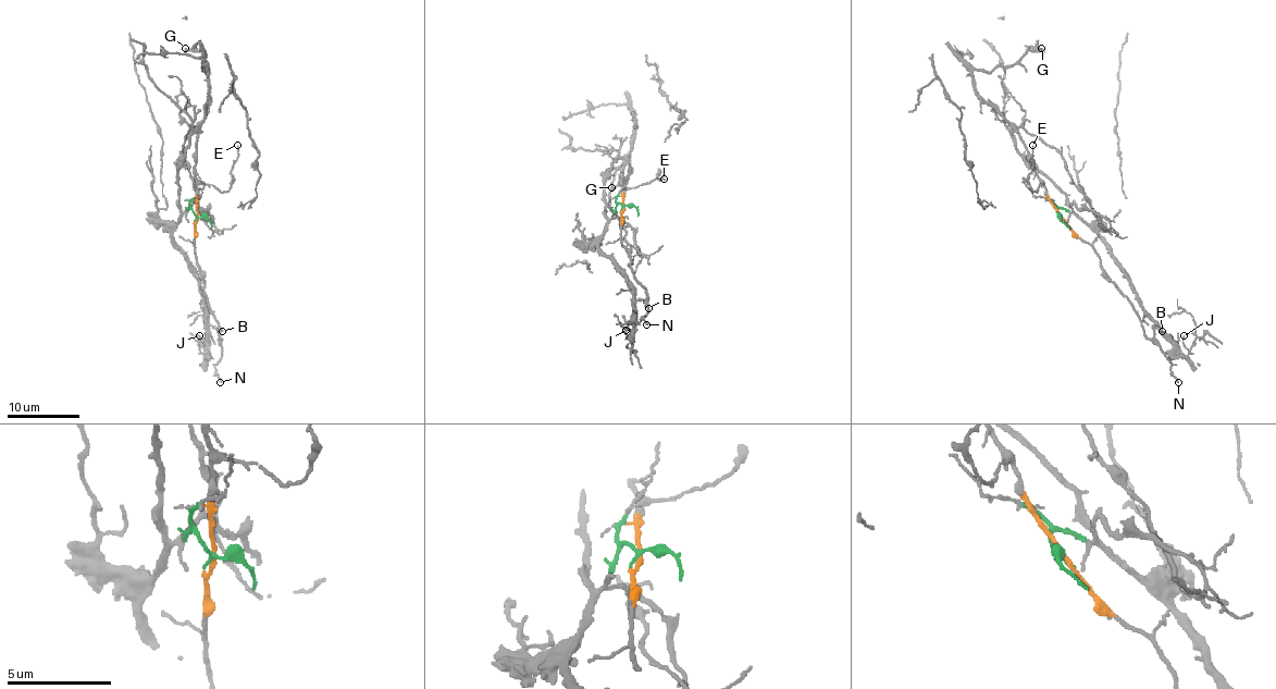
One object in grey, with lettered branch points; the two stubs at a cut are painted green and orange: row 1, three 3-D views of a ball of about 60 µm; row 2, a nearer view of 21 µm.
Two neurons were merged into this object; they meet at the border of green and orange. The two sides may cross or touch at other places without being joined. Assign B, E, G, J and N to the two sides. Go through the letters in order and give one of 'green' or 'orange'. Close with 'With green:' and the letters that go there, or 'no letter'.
B: orange
E: orange
G: orange
J: green
N: orange
With green: J

